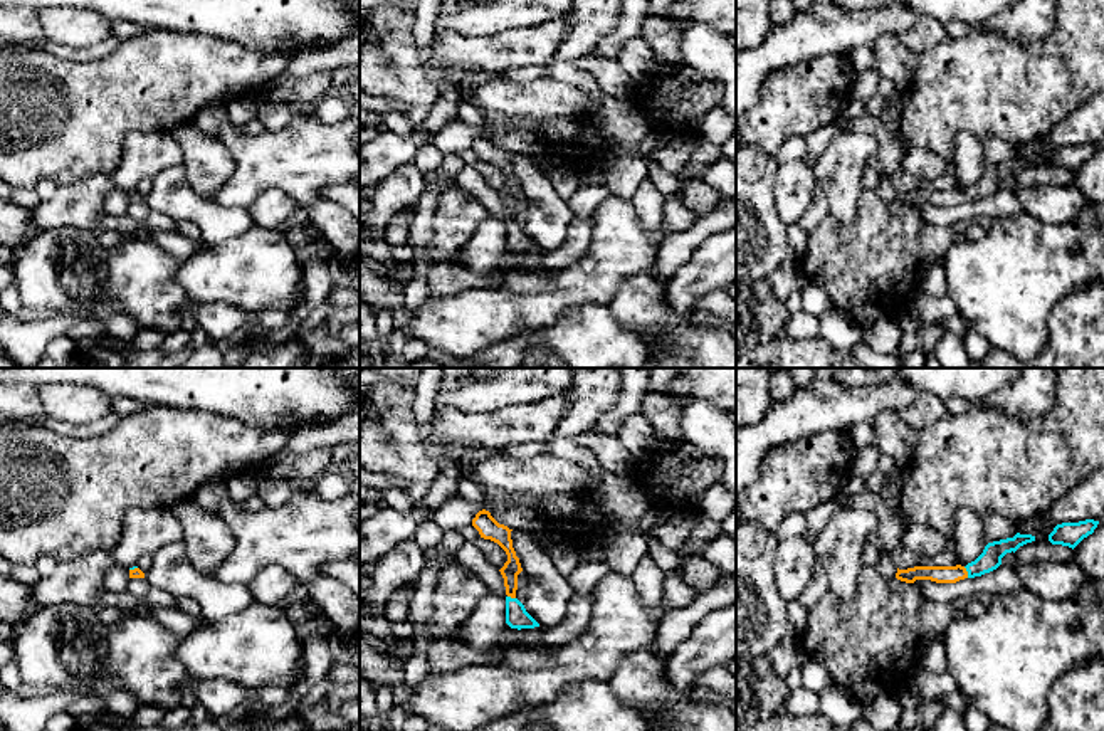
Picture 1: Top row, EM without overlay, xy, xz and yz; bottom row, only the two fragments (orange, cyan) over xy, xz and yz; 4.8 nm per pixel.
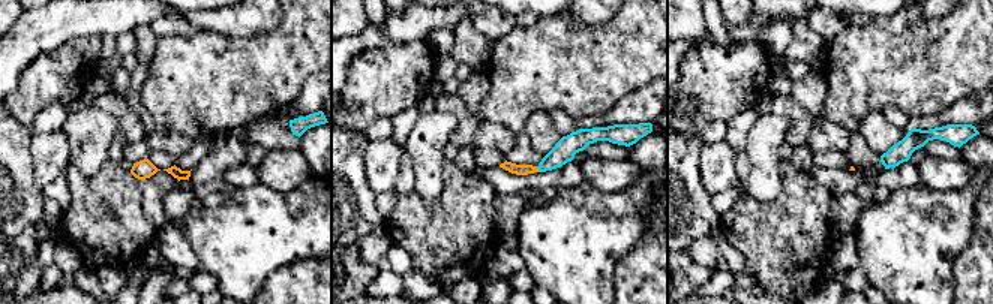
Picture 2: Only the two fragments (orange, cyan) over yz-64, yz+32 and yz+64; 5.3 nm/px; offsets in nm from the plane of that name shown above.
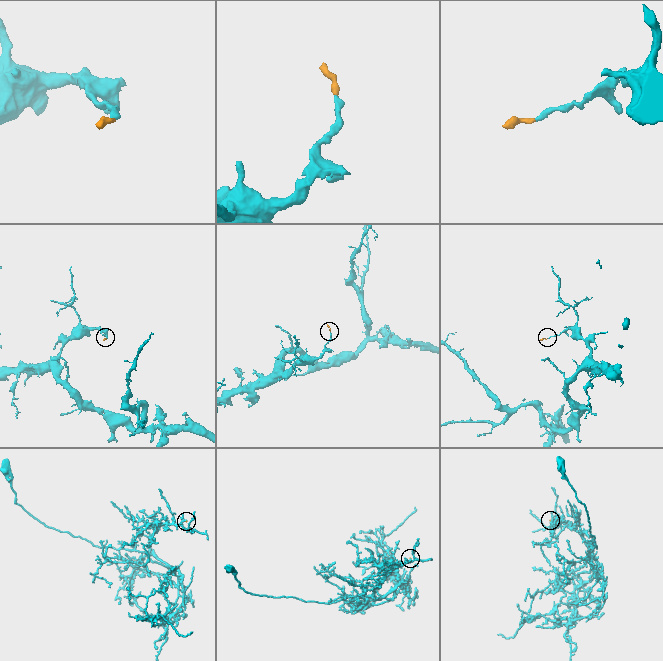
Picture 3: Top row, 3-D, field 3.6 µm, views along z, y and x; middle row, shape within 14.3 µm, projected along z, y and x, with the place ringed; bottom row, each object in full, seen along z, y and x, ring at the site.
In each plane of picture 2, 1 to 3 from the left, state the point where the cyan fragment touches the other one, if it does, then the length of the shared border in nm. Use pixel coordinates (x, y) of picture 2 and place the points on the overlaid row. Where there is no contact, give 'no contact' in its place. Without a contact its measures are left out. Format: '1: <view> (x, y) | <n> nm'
1: no contact
2: yz+32 (537, 169) | 40 nm
3: no contact

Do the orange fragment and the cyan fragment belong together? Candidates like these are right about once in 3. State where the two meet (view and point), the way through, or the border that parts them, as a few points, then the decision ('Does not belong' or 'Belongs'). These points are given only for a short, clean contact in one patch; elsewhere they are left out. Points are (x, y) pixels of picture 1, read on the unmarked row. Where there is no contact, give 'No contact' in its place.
Touches orange at yz (967, 195). Path across: yz (935, 197), (967, 195), (990, 182). Belongs

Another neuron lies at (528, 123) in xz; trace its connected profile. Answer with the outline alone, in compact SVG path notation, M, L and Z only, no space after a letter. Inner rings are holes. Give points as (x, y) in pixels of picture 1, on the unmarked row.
M497 113L489 118L492 123L484 129L486 134L492 134L494 124L497 131L536 133L548 150L556 150L578 171L593 168L593 163L585 156L585 148L598 139L607 139L602 128L586 113L549 123L531 116L507 118Z

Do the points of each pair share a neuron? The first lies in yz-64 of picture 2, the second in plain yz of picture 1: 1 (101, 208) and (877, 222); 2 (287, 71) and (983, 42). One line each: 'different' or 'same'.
1: same
2: same

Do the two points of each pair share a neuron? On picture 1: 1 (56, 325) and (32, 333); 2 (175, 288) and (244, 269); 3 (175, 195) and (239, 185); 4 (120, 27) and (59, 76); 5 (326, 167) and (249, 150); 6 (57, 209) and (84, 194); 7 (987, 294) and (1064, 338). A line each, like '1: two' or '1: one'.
1: one
2: one
3: two
4: two
5: one
6: one
7: two

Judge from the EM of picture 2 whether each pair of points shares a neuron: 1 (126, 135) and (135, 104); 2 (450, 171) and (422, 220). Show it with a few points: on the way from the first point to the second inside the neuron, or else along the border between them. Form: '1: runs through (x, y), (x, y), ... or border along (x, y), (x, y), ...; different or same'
1: border along (123, 99), (140, 119), (146, 135); different
2: runs through (450, 184), (450, 196), (435, 211); same

